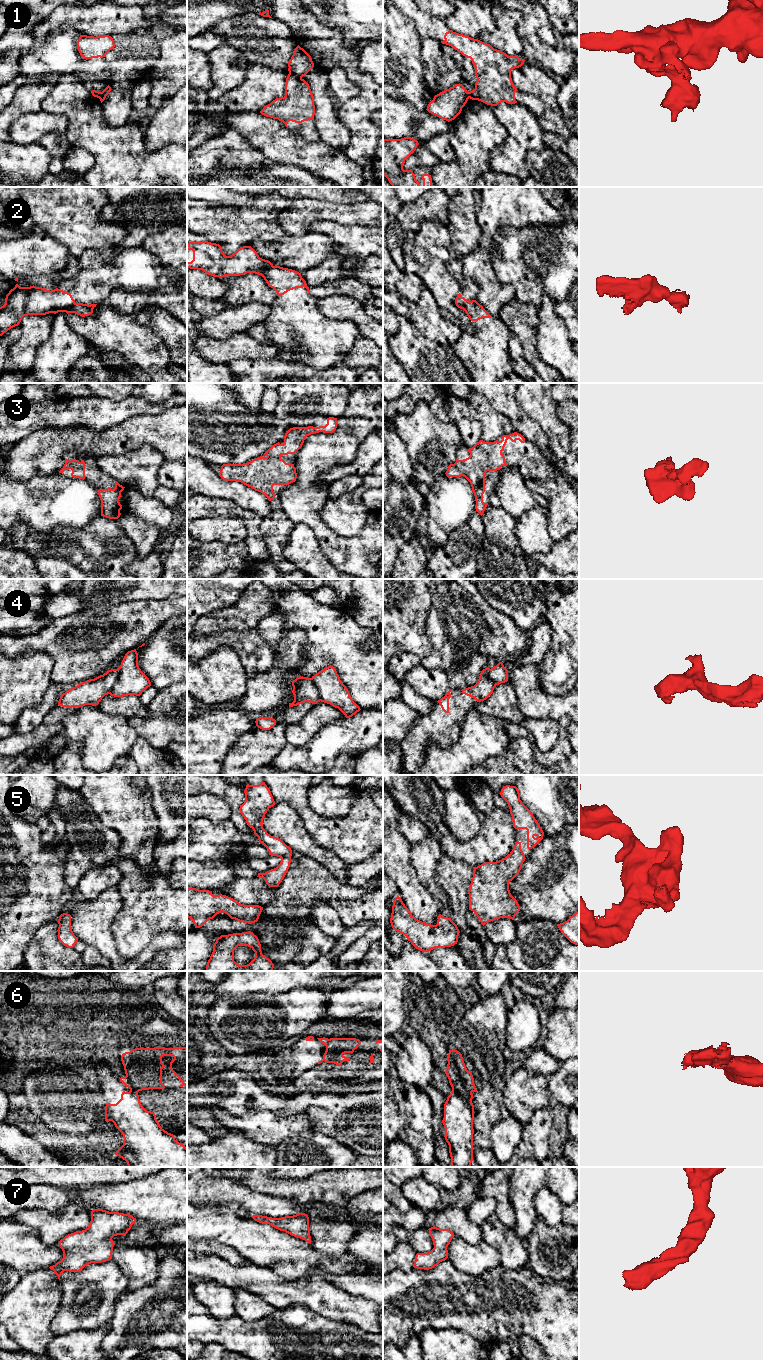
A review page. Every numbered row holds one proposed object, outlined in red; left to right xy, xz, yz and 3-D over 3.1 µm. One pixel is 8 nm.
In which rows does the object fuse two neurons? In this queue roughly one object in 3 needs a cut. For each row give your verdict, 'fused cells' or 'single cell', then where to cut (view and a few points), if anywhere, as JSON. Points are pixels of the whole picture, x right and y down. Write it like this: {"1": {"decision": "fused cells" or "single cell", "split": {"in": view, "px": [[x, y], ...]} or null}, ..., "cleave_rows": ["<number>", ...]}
{"1": {"decision": "fused cells", "split": {"in": "xz", "px": [[289, 72], [301, 78]]}}, "2": {"decision": "fused cells", "split": {"in": "xz", "px": [[272, 265], [261, 275]]}}, "3": {"decision": "single cell", "split": null}, "4": {"decision": "fused cells", "split": {"in": "xy", "px": [[117, 669], [117, 680], [109, 693]]}}, "5": {"decision": "single cell", "split": null}, "6": {"decision": "fused cells", "split": {"in": "yz", "px": [[450, 1083], [457, 1089], [467, 1089], [471, 1092]]}}, "7": {"decision": "single cell", "split": null}, "cleave_rows": ["1", "2", "4", "6"]}

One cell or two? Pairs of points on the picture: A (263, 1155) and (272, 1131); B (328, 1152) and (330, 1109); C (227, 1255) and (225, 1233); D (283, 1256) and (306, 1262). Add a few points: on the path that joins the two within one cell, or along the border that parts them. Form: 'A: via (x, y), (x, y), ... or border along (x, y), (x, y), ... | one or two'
A: border along (245, 1136), (258, 1142), (275, 1146) | two
B: border along (313, 1130), (332, 1136), (349, 1148) | two
C: border along (202, 1239), (215, 1239), (225, 1243), (244, 1257) | two
D: via (289, 1256), (300, 1260) | one

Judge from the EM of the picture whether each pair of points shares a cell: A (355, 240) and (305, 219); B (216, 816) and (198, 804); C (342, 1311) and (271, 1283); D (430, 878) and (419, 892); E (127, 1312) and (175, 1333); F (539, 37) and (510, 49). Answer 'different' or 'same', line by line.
A: different
B: same
C: same
D: different
E: same
F: different

